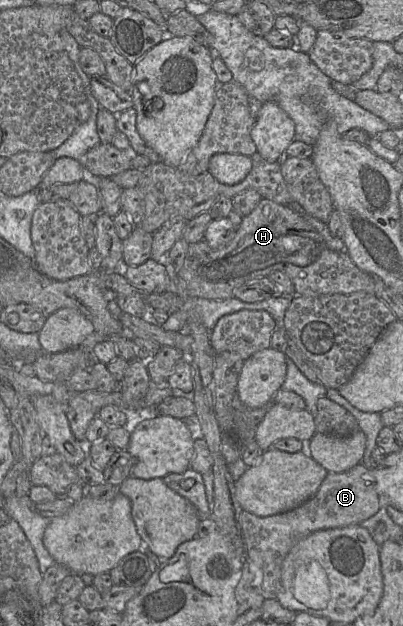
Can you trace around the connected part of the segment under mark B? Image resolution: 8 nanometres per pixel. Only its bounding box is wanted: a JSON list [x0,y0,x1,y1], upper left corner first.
[240,462,380,599]

